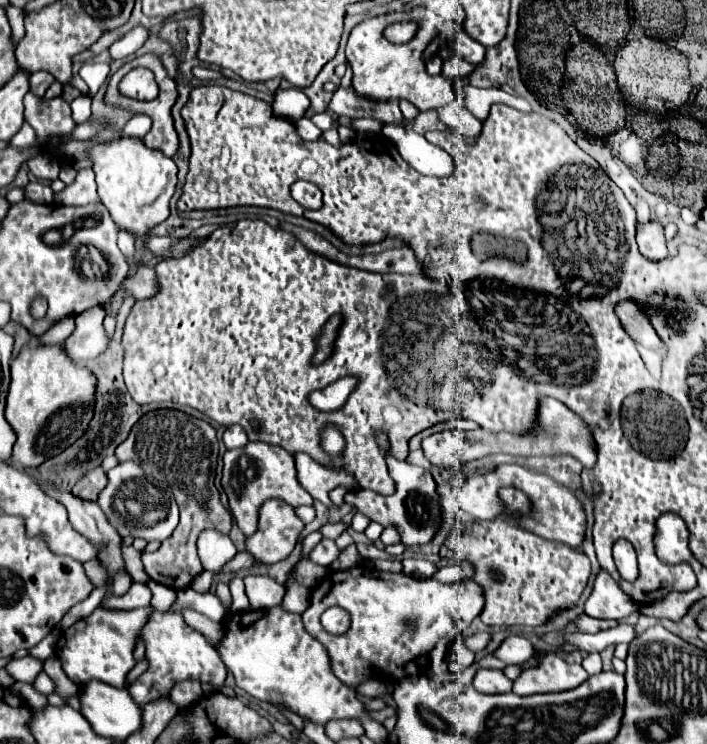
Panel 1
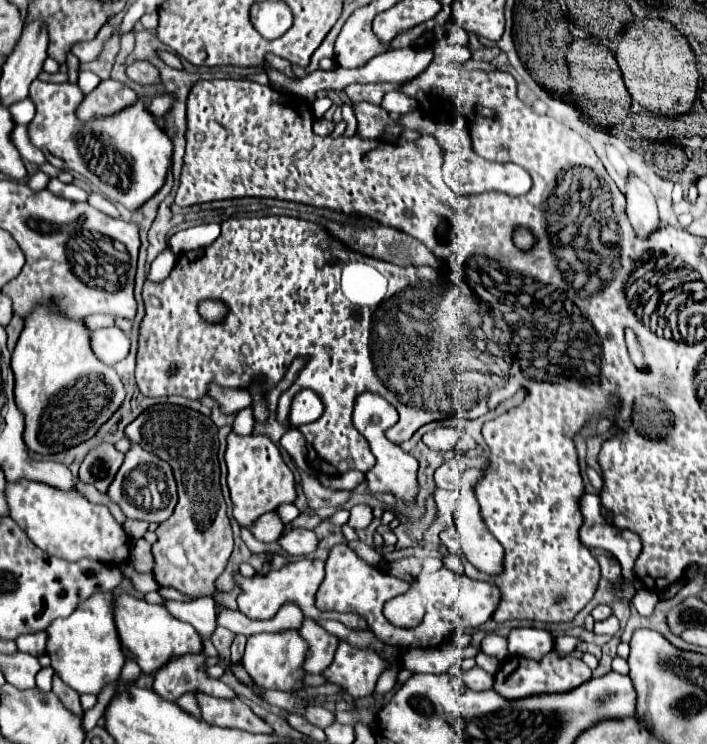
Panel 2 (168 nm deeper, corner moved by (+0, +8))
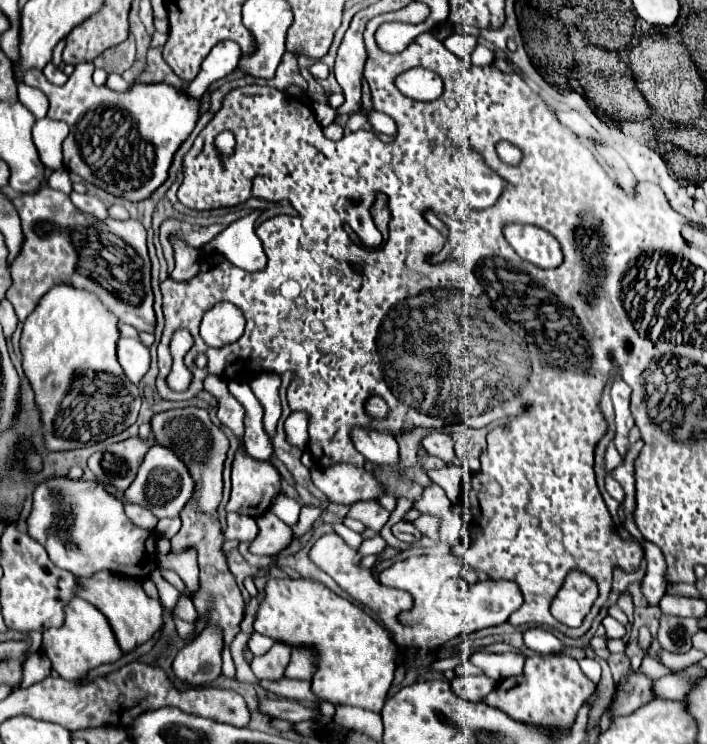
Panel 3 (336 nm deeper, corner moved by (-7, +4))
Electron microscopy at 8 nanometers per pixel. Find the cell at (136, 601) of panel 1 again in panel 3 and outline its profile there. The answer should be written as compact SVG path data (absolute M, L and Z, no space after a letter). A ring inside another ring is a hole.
M180 598L180 602L178 602L178 606L176 606L174 614L176 614L178 618L182 618L182 620L190 622L190 624L194 624L194 622L198 620L198 610L194 610L194 604L192 604L192 602L188 602L186 598Z

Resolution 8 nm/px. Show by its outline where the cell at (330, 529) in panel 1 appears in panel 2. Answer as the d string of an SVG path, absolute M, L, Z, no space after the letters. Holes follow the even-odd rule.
M353 506L351 518L347 524L353 528L365 528L365 526L369 526L371 520L373 520L373 514L371 514L369 506Z

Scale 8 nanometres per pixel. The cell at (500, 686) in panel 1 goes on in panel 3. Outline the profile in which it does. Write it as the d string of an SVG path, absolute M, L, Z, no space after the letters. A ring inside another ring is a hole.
M480 674L480 676L456 676L450 682L450 686L452 686L454 694L458 694L460 698L464 698L468 702L478 702L496 686L496 682L484 674Z

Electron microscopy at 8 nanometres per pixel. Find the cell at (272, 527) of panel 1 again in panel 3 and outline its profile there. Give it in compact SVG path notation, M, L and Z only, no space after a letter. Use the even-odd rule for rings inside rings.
M230 512L230 514L226 516L226 522L228 522L228 528L224 530L226 540L250 542L250 540L256 538L256 534L258 534L258 526L256 526L254 518L250 518L250 516Z

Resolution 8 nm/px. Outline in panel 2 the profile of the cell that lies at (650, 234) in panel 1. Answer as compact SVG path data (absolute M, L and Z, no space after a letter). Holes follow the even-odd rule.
M635 176L627 180L627 214L639 238L649 238L661 226L655 198L651 190Z

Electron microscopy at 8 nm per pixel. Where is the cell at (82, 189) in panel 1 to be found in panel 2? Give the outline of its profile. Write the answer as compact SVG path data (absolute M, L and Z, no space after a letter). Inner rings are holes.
M91 192L91 194L89 194L89 204L91 204L93 208L105 212L105 214L111 216L111 218L121 218L121 214L119 214L119 210L115 208L115 204L113 204L109 198L105 198L105 196L97 194L97 192Z

